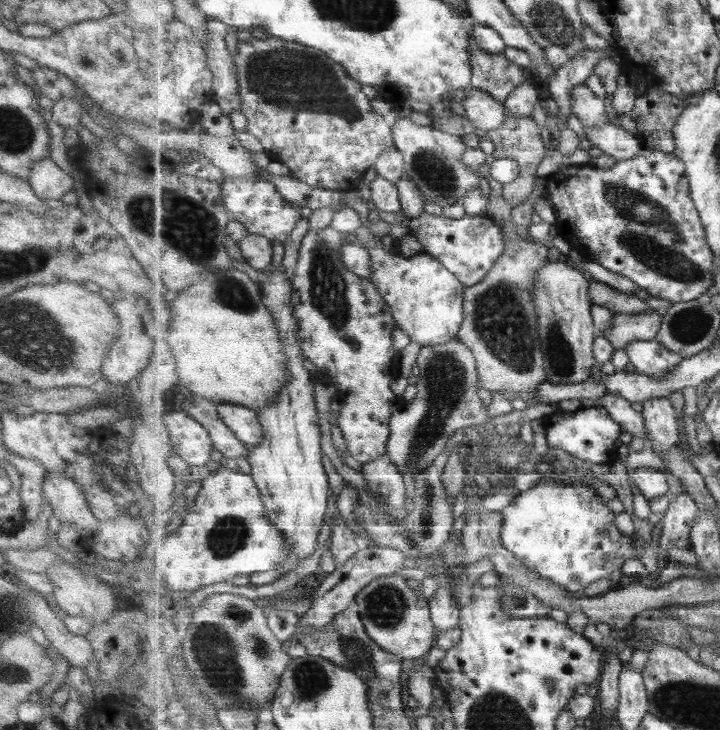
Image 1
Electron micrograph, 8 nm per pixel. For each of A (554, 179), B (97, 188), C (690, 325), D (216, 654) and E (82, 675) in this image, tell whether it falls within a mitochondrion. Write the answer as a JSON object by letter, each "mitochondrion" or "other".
{"A":"other","B":"other","C":"mitochondrion","D":"mitochondrion","E":"other"}

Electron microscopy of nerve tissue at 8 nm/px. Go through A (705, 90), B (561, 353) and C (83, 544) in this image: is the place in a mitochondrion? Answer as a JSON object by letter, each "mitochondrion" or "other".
{"A":"other","B":"mitochondrion","C":"other"}

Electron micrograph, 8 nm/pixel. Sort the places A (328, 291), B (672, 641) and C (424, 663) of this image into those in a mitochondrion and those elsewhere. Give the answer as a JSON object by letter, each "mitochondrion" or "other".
{"A":"mitochondrion","B":"other","C":"other"}

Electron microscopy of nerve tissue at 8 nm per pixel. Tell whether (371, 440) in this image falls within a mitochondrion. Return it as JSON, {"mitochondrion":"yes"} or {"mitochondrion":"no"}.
{"mitochondrion":"no"}

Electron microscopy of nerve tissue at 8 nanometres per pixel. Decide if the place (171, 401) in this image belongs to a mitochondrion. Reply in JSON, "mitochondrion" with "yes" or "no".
{"mitochondrion":"no"}

